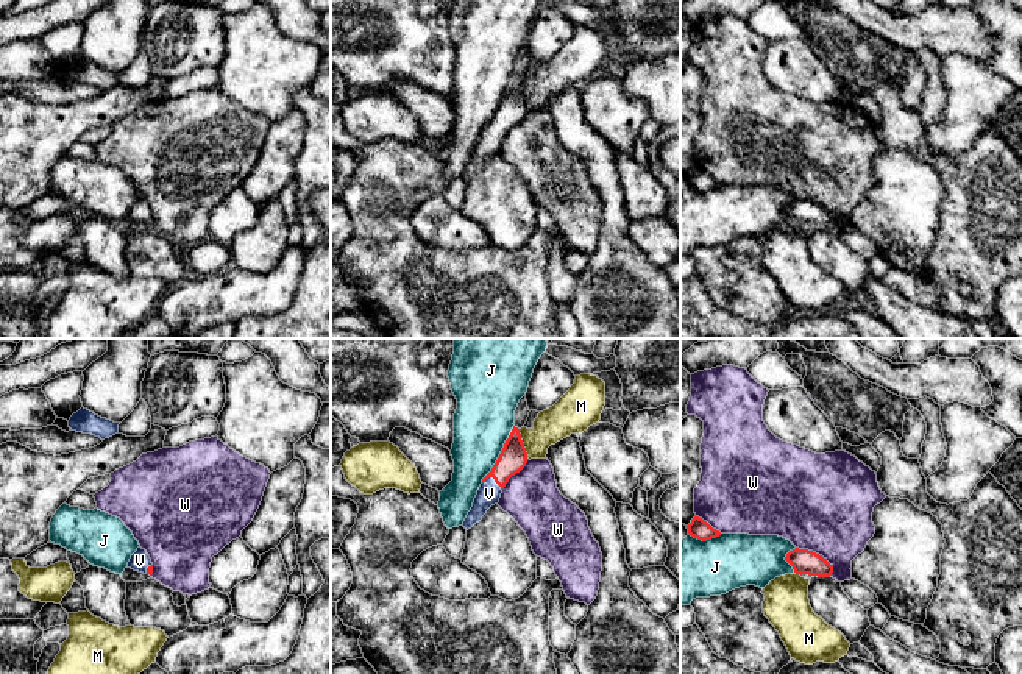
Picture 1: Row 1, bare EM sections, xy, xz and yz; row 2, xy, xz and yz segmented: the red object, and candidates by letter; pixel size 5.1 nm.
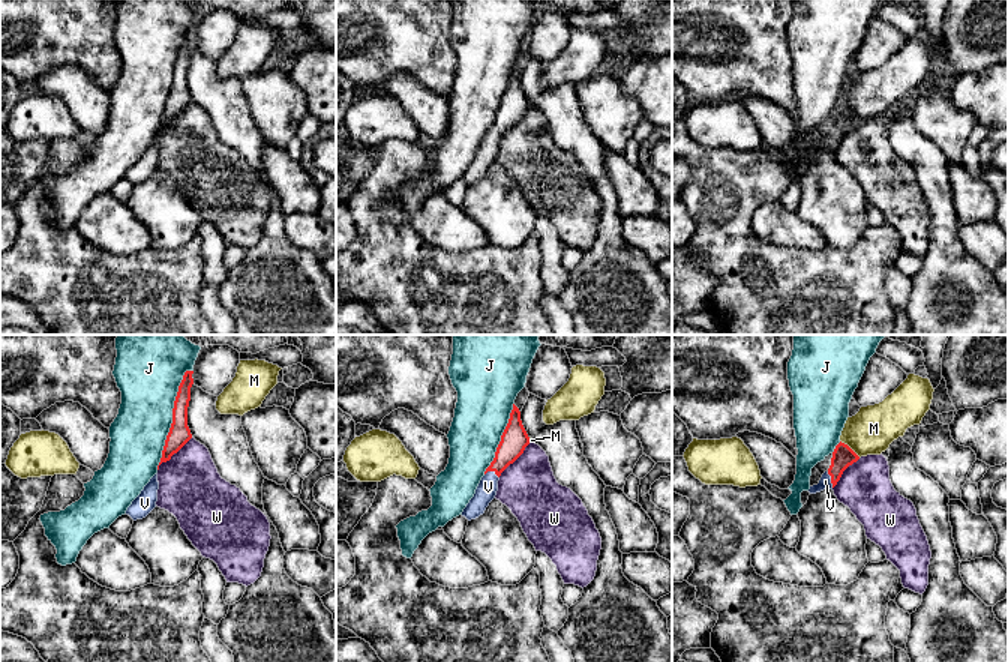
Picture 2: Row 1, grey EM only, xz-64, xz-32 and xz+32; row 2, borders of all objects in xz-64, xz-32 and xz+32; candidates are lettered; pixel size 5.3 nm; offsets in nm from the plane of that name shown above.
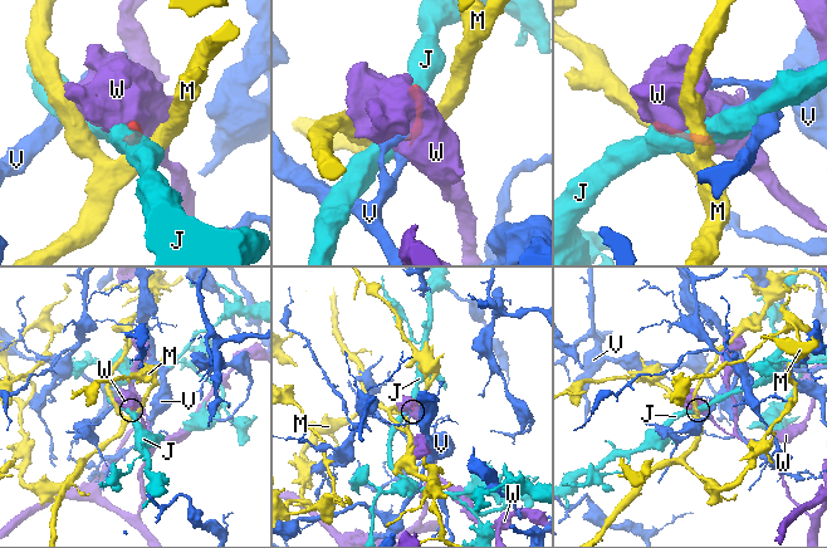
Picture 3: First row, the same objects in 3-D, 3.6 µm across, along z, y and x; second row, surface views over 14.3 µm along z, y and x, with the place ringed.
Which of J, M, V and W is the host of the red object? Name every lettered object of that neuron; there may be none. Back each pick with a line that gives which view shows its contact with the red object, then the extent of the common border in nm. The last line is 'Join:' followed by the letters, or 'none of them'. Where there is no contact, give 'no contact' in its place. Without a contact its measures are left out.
V: contact in xz; length 120 nm
Join: V

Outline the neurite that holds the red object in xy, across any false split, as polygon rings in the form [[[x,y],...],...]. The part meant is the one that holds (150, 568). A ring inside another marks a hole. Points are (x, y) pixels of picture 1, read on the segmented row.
[[[137,548],[137,551],[131,555],[128,562],[128,568],[144,573],[144,574],[153,574],[153,563],[150,555],[147,554],[145,549]]]

